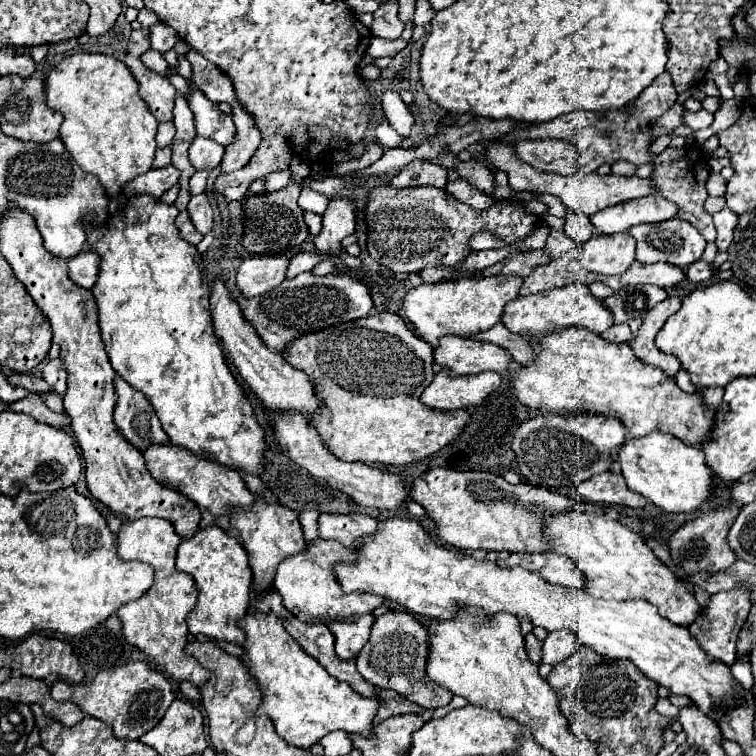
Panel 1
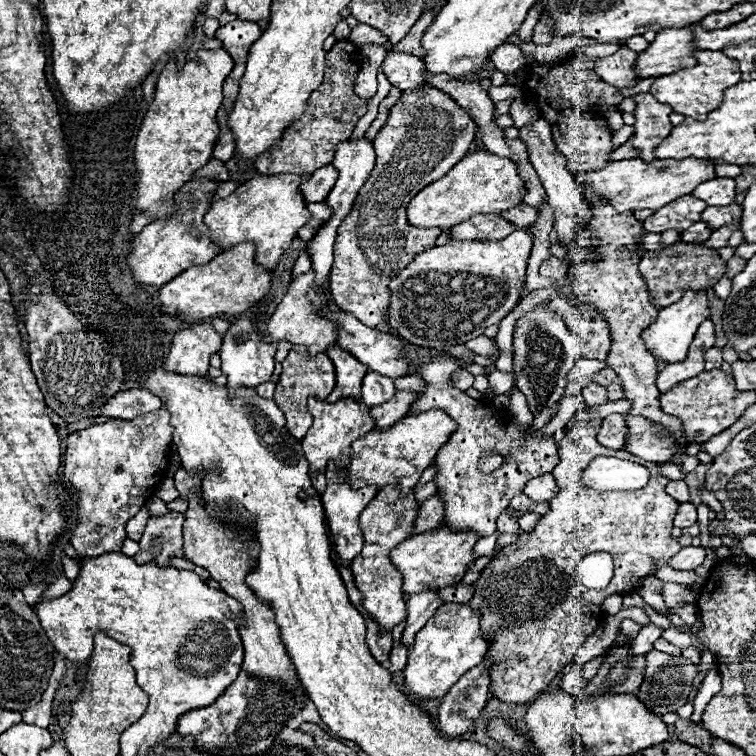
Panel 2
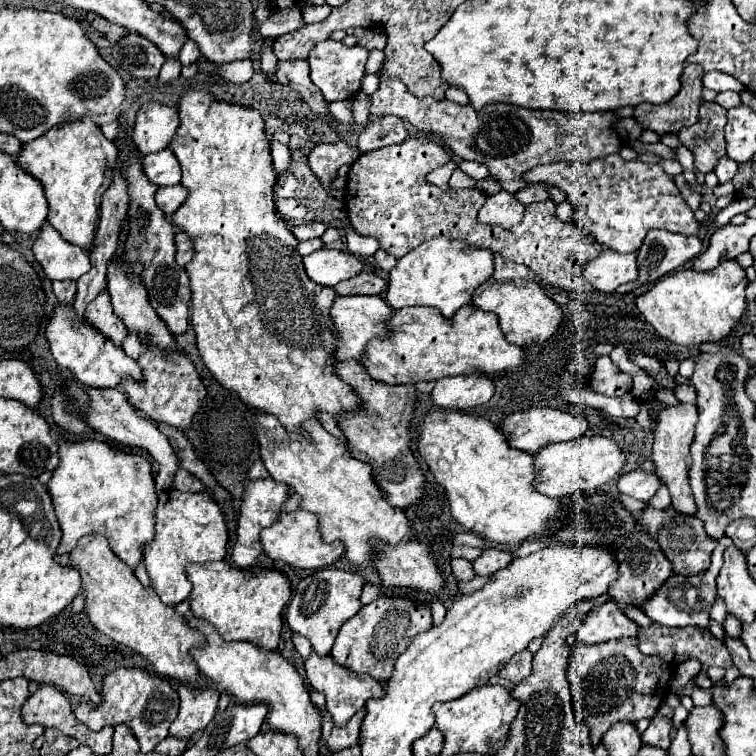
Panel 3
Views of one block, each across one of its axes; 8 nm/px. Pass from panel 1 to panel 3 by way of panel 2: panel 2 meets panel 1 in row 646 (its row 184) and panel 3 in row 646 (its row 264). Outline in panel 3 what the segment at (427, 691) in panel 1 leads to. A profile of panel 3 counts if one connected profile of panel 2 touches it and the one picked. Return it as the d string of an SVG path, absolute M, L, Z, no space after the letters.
M380 596L374 602L362 606L356 616L352 616L340 628L330 656L344 668L360 674L370 674L378 682L390 678L394 670L394 660L410 646L410 640L432 626L430 606L404 596Z

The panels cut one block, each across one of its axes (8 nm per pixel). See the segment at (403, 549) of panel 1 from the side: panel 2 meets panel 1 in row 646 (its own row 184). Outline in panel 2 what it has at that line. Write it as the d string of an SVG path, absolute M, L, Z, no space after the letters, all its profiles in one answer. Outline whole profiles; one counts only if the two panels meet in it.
M640 158L634 160L618 160L608 164L602 170L590 172L586 176L586 182L602 196L610 198L612 206L622 210L658 210L664 208L670 200L676 200L678 196L688 196L698 188L698 184L716 178L714 164L708 160L698 158L686 158L686 160L656 160L656 162L644 162Z

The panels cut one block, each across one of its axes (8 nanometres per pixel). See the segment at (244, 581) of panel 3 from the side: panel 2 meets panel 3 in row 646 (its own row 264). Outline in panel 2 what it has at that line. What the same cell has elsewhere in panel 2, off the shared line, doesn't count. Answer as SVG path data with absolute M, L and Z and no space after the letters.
M256 174L248 182L238 186L230 196L216 200L204 216L204 222L212 232L214 244L218 244L222 250L228 250L240 242L250 240L256 244L256 262L264 268L276 268L280 256L288 250L298 230L306 226L312 218L300 192L300 184L308 178L310 174Z

